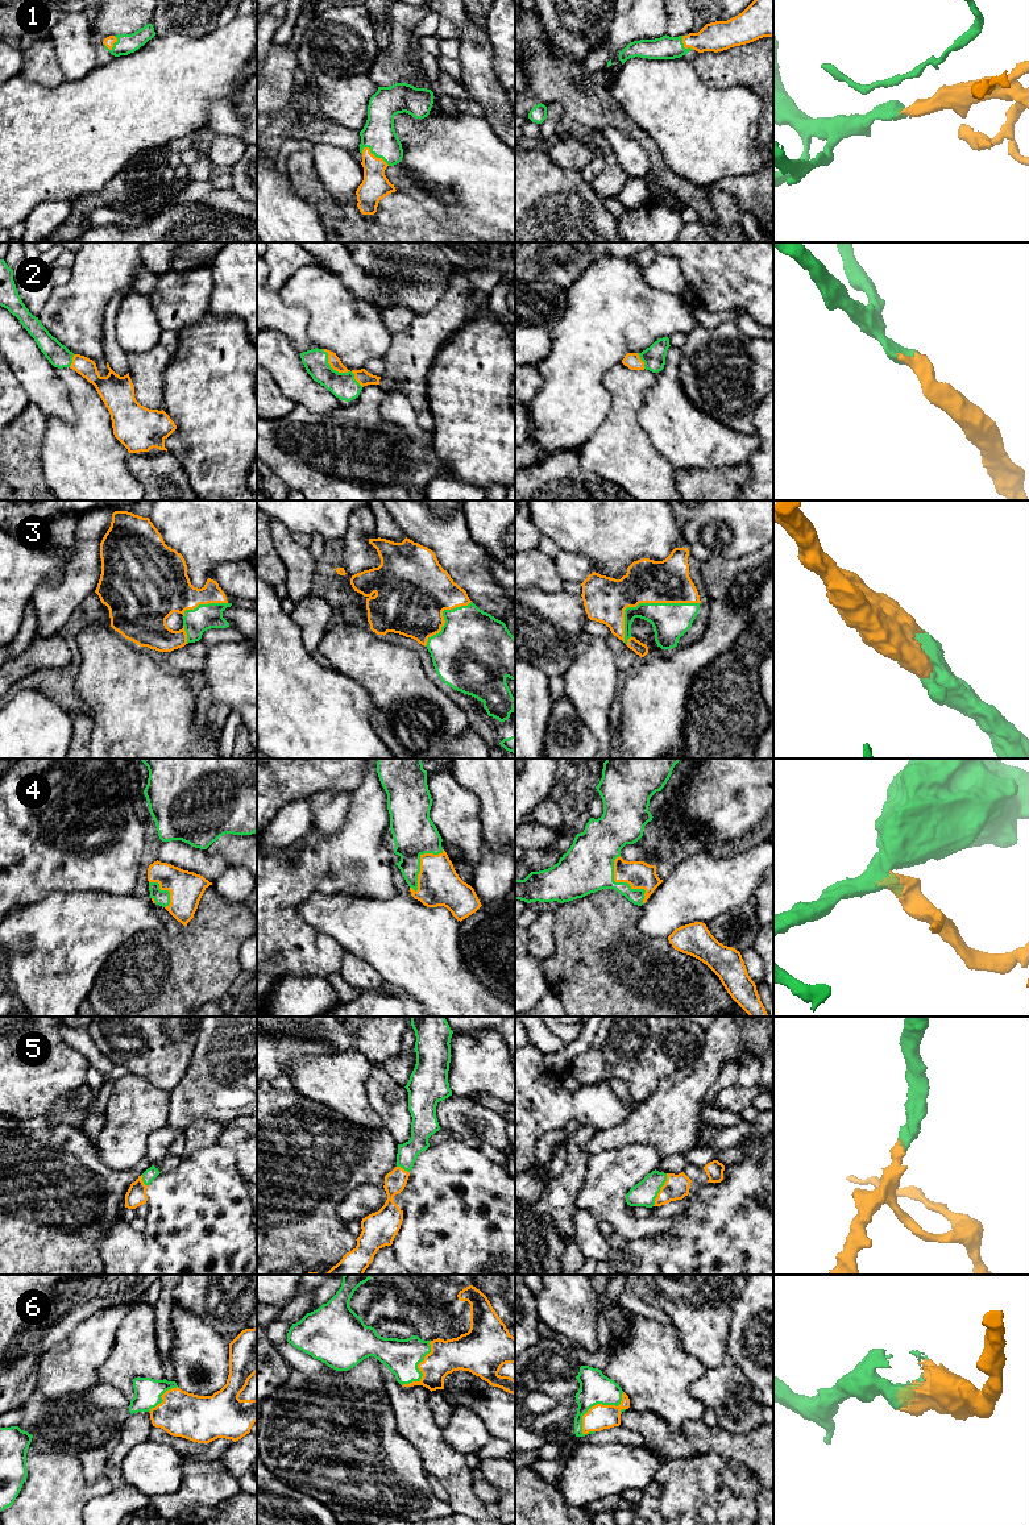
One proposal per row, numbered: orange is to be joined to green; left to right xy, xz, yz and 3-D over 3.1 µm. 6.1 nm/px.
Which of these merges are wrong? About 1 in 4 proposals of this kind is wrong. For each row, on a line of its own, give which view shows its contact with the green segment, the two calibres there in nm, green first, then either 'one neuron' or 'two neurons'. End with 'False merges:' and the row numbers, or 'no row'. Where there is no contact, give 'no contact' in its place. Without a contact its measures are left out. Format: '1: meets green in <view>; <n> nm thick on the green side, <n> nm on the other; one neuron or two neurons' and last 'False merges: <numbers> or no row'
1: meets green in xz; 200 nm thick on the green side, 170 nm on the other; one neuron
2: meets green in xz; 160 nm thick on the green side, 70 nm on the other; one neuron
3: meets green in yz; 220 nm thick on the green side, 260 nm on the other; one neuron
4: meets green in yz; 320 nm thick on the green side, 170 nm on the other; one neuron
5: meets green in yz; 150 nm thick on the green side, 150 nm on the other; one neuron
6: meets green in yz; 190 nm thick on the green side, 160 nm on the other; one neuron
False merges: no row

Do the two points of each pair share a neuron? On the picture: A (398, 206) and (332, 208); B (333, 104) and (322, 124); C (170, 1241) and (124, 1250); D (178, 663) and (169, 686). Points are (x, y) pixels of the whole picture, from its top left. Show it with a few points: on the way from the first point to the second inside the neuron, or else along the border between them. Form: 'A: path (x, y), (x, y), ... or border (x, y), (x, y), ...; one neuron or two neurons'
A: path (382, 221), (348, 221); one neuron
B: border (320, 115), (353, 131); two neurons
C: border (142, 1233), (144, 1257), (140, 1260); two neurons
D: border (162, 665), (181, 673); two neurons

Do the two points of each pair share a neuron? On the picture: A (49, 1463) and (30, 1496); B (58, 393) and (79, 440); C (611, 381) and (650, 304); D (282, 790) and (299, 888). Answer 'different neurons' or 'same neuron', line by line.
A: same neuron
B: different neurons
C: different neurons
D: different neurons

